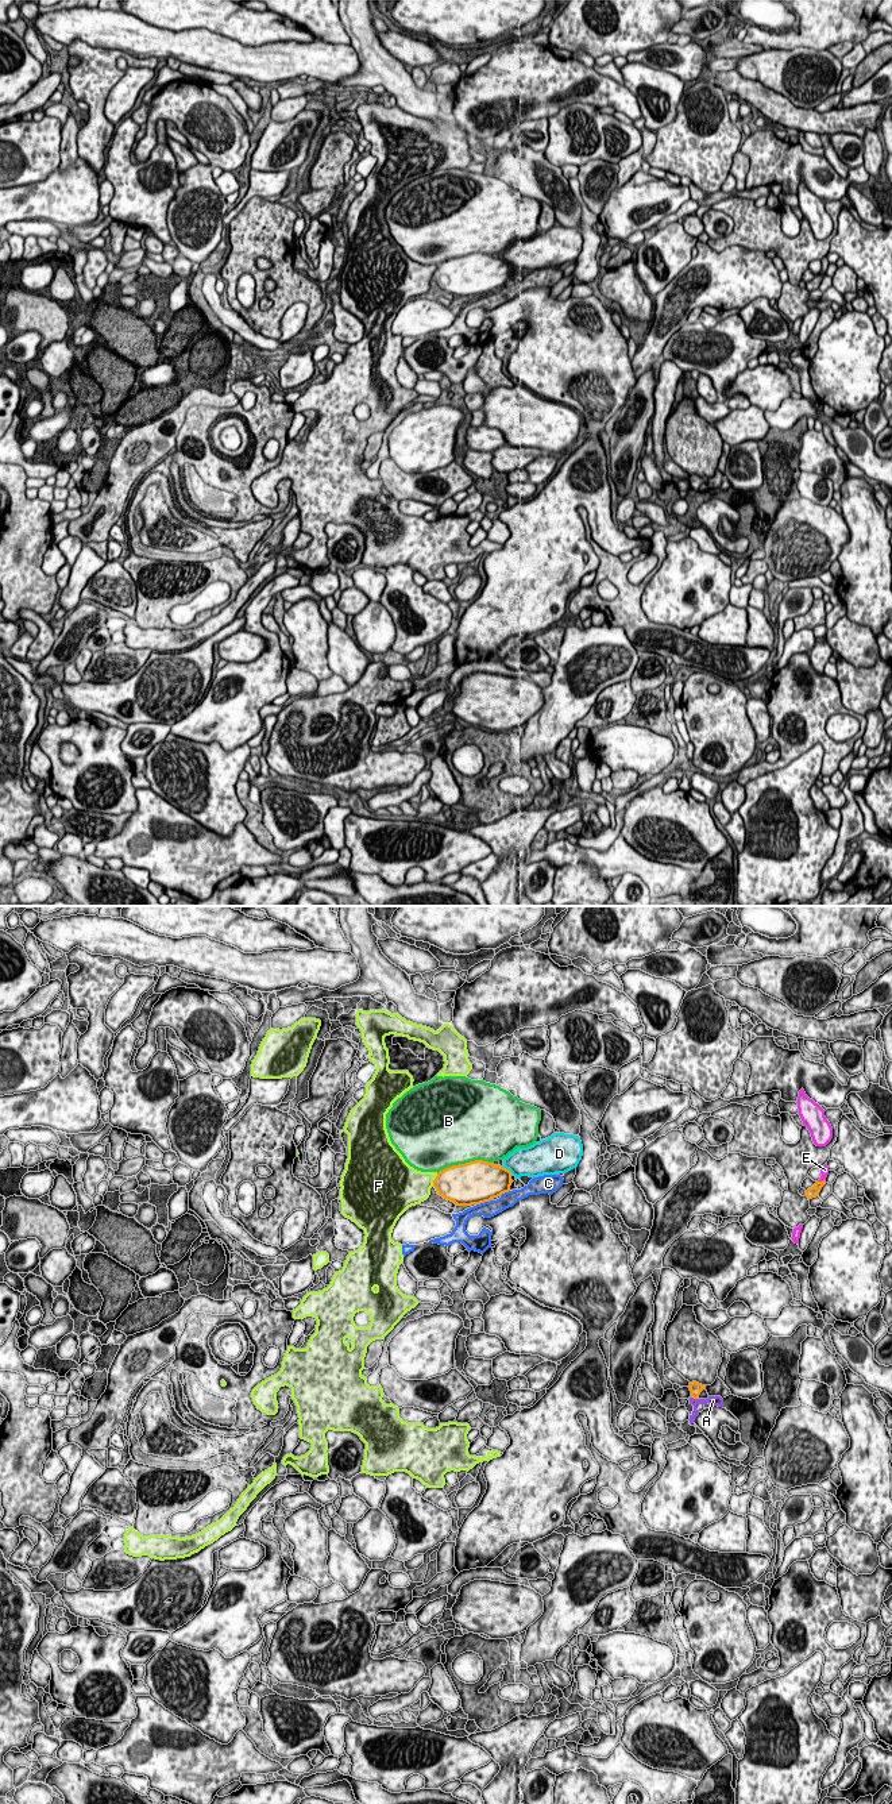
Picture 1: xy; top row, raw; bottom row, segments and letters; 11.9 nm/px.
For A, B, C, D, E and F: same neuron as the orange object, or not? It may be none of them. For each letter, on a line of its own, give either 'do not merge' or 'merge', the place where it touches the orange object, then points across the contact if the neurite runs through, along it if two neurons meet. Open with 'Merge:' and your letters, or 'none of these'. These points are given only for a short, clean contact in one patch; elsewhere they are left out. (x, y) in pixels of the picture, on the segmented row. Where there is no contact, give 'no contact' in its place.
Merge: none of these
A: do not merge | xy (695, 1398) | along xy (691, 1396), (698, 1399)
B: do not merge | xy (466, 1163)
C: do not merge | xy (483, 1202)
D: do not merge | xy (508, 1170)
E: do not merge | xy (823, 1180)
F: do not merge | xy (433, 1180)

